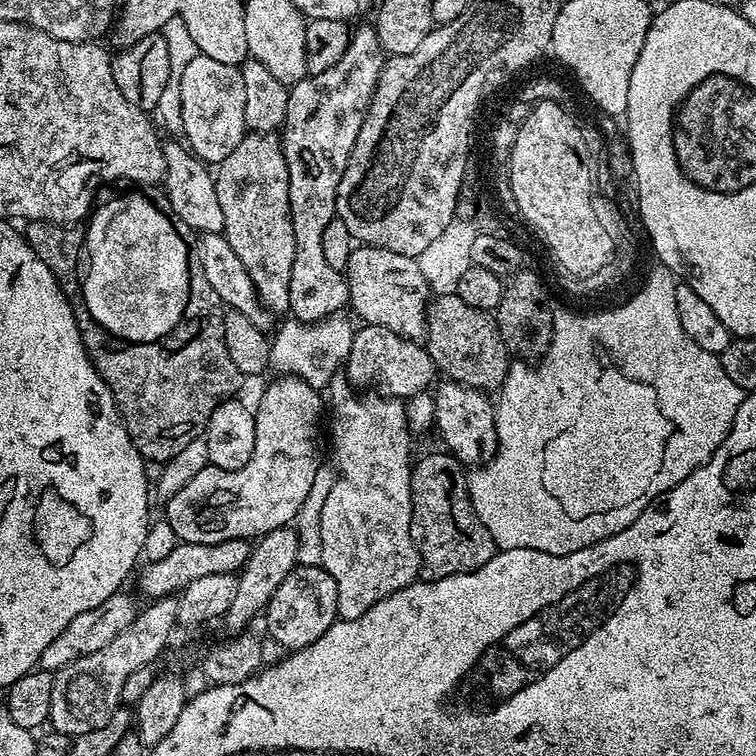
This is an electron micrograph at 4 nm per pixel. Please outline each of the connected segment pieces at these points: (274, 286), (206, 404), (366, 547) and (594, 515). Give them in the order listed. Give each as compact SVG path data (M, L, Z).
M248 132L215 169L214 179L218 202L222 205L224 236L246 268L250 282L254 282L260 305L273 314L287 313L290 302L290 270L294 266L294 226L288 205L288 167L281 137L276 132Z
M29 220L23 225L22 235L28 241L28 245L46 262L50 274L54 274L56 287L64 291L68 304L72 307L74 322L80 331L80 337L84 343L84 349L92 360L96 372L104 380L104 385L110 390L110 394L116 403L116 409L124 418L124 425L128 428L130 438L145 461L163 462L174 458L182 446L186 446L191 440L203 437L204 428L208 425L210 414L223 400L233 395L232 390L238 381L238 375L230 355L226 352L226 344L223 342L223 320L225 309L222 307L218 294L214 294L214 286L202 274L202 258L198 258L196 251L191 257L190 290L184 316L180 320L180 327L175 333L163 341L155 344L131 345L132 352L112 352L110 337L99 324L93 320L90 310L84 305L84 293L82 291L82 280L76 276L76 267L81 267L82 250L80 241L75 237L75 232L69 226L52 224L48 220Z
M343 375L333 376L326 392L332 395L332 460L336 463L335 480L321 512L320 564L334 578L338 590L336 614L339 619L362 618L370 606L402 590L420 576L418 550L410 538L410 482L412 481L412 448L408 445L408 414L405 401L383 394L357 394Z
M653 294L644 296L637 302L632 300L629 308L620 308L612 316L575 316L572 312L557 311L552 317L552 341L547 352L539 361L540 372L531 372L524 362L512 362L508 365L508 376L498 389L495 397L496 412L496 454L486 466L476 466L467 473L468 498L472 509L478 514L482 526L490 530L497 549L525 548L542 550L546 554L574 554L574 550L591 548L592 545L626 530L644 513L644 509L654 500L659 500L664 493L681 484L698 466L702 466L716 453L718 446L728 436L738 406L742 406L746 395L722 370L719 355L710 350L702 350L694 338L684 335L682 322L676 320L676 299L658 298Z

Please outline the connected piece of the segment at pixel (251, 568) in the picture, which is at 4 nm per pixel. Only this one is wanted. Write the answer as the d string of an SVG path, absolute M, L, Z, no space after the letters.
M282 527L266 533L255 541L252 553L244 567L238 573L236 581L236 593L234 602L230 602L227 612L224 613L223 623L228 623L232 630L244 630L252 619L259 617L265 611L278 586L282 586L282 578L290 574L297 567L296 555L298 554L299 542L295 531L291 527Z

